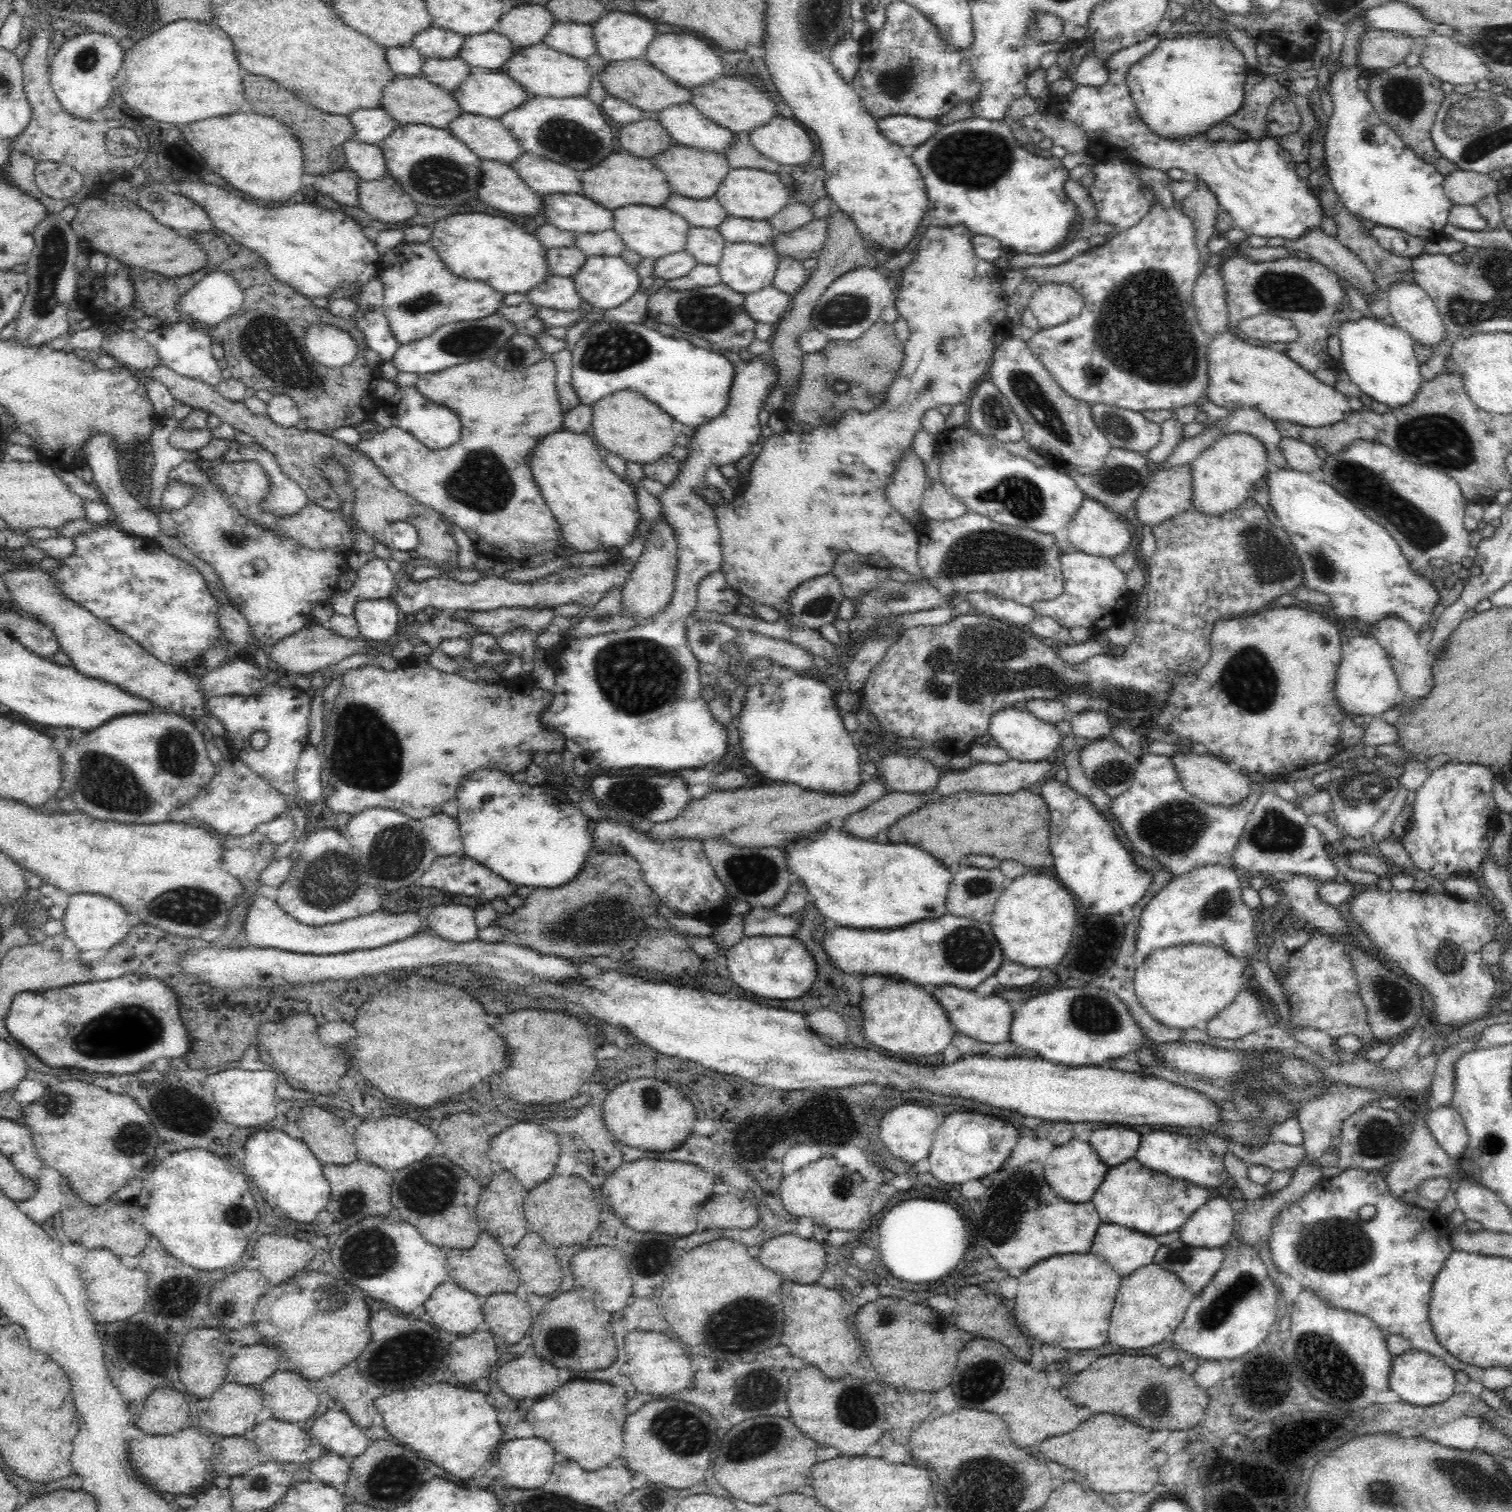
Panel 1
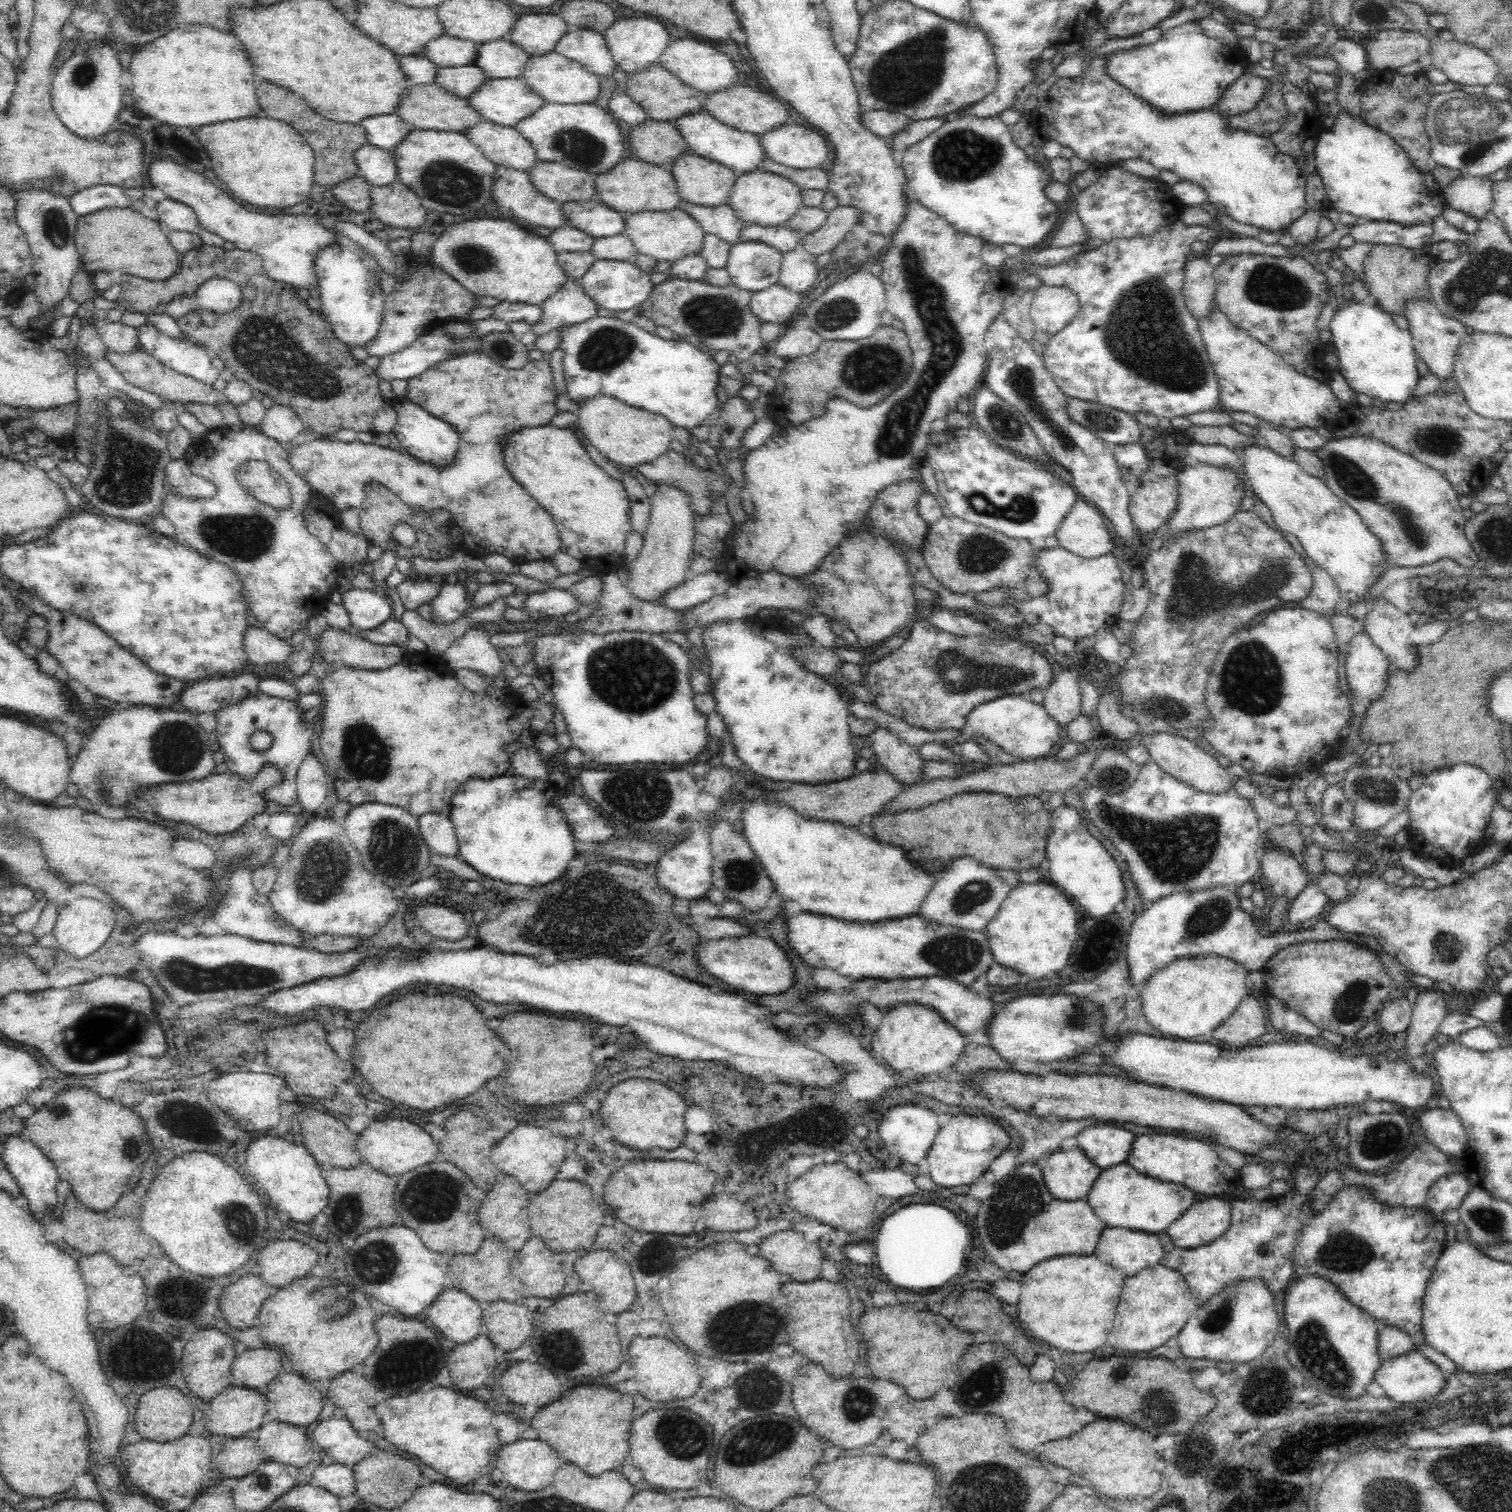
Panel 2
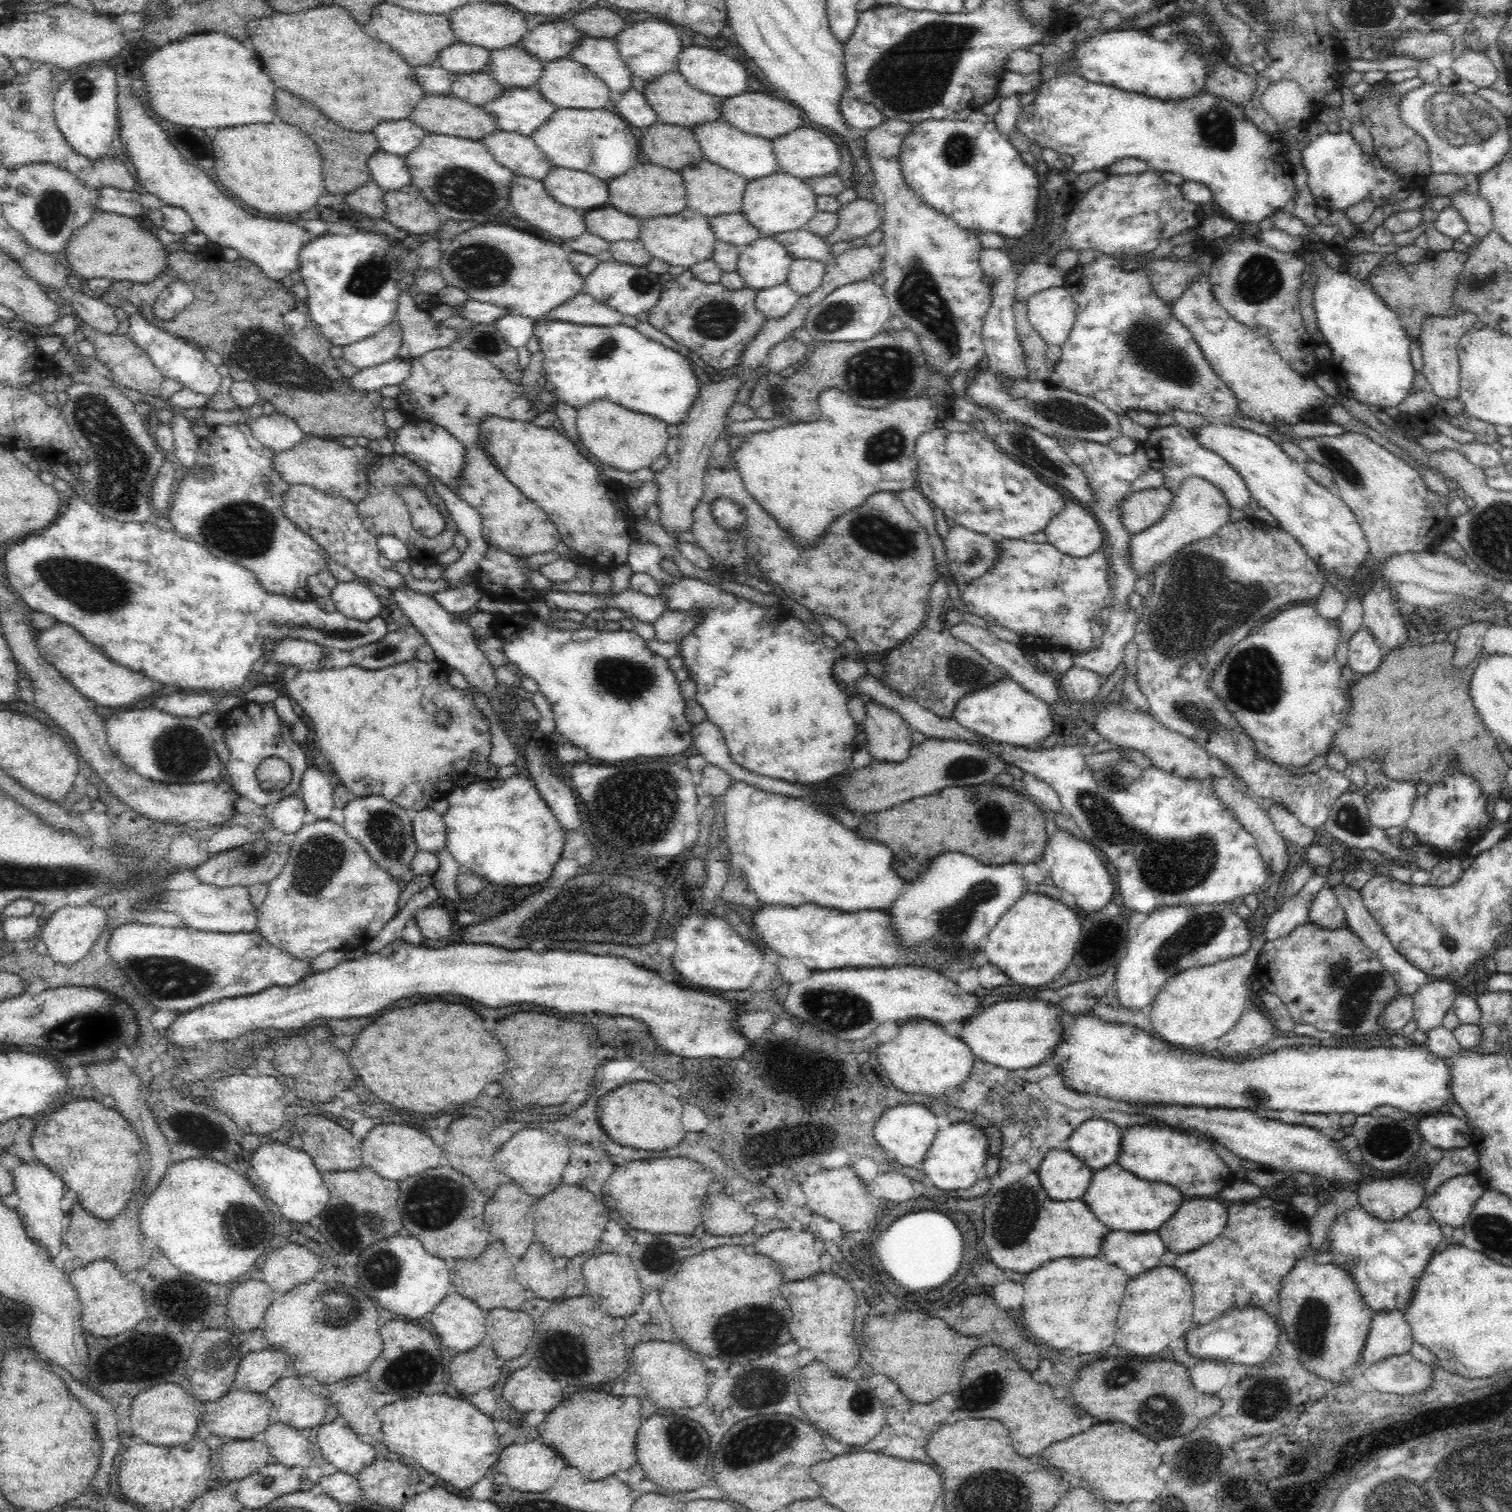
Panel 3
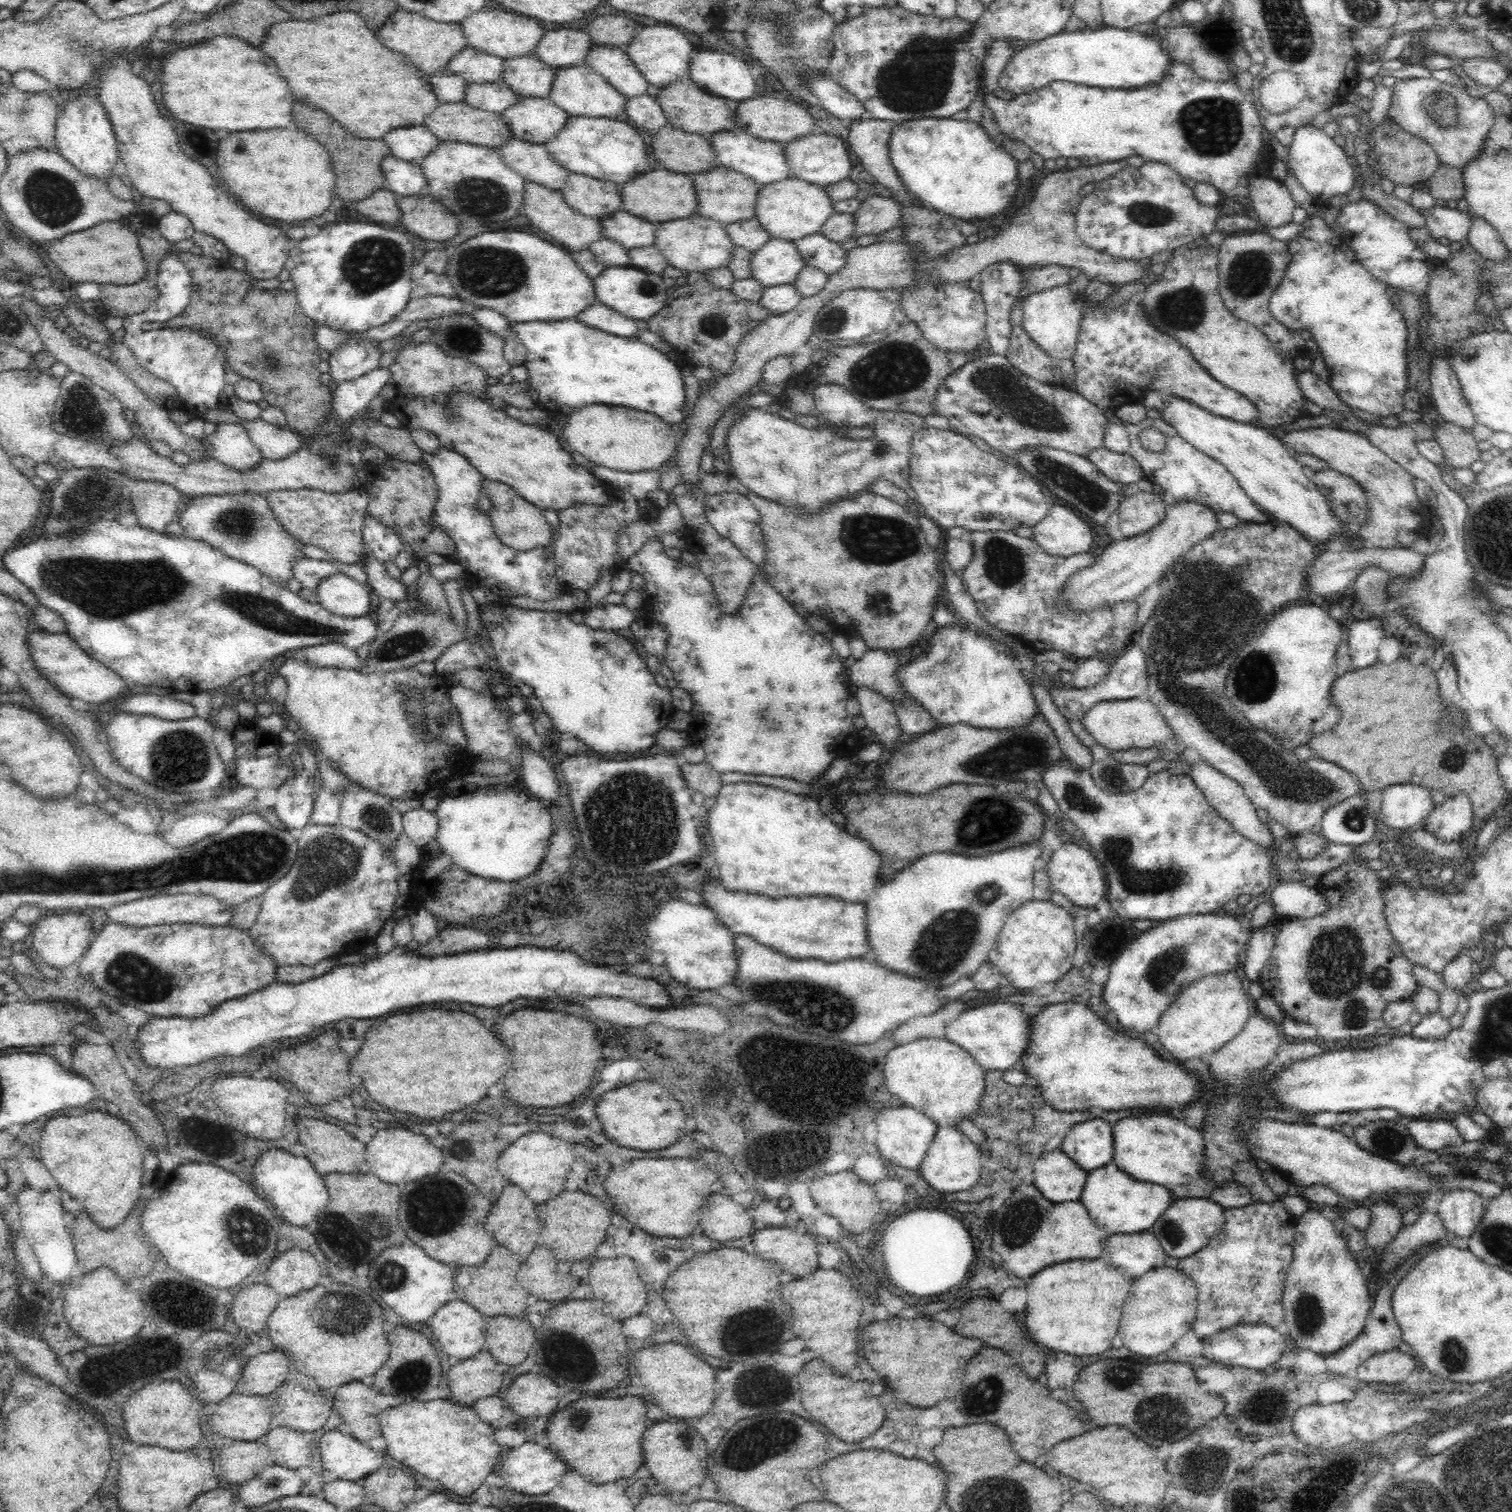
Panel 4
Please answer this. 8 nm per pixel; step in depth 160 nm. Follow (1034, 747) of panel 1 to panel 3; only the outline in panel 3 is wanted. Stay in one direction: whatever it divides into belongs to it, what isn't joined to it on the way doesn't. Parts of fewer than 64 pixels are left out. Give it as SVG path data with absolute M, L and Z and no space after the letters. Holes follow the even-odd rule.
M1002 676L996 682L964 694L952 710L952 718L973 733L998 743L1015 747L1033 748L1048 734L1058 731L1060 722L1050 712L1050 705L1020 686L1011 676Z

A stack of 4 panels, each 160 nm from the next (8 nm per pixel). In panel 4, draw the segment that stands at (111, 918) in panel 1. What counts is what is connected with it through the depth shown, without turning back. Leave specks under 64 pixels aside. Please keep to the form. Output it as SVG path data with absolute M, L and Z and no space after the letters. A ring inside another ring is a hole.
M50 912L33 925L31 933L32 946L39 958L53 968L62 970L81 958L92 939L96 938L97 931L93 929L89 916L80 912L66 912L66 914ZM52 914L60 914L60 916L52 916Z

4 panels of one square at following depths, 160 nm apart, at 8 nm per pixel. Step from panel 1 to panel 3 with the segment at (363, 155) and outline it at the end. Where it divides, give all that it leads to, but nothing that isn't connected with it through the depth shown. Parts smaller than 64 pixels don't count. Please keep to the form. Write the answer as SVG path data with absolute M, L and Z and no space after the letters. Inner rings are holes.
M380 150L372 154L367 165L371 180L377 182L382 190L400 190L412 182L405 156L399 157Z

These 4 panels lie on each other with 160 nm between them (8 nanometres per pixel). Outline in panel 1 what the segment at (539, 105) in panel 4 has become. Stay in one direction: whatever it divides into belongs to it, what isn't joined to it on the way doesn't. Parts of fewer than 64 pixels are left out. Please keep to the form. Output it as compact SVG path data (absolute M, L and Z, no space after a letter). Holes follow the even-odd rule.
M478 67L473 68L470 76L460 86L457 86L452 93L463 113L472 113L488 118L500 118L503 114L518 110L532 97L519 82L516 82L504 70Z

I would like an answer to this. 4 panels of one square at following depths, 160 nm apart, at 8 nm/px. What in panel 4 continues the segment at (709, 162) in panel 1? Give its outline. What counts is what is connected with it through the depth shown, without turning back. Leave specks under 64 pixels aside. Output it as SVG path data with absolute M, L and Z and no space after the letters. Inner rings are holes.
M720 165L706 172L694 173L691 177L698 197L698 215L714 219L723 225L747 221L755 216L760 186L745 174Z

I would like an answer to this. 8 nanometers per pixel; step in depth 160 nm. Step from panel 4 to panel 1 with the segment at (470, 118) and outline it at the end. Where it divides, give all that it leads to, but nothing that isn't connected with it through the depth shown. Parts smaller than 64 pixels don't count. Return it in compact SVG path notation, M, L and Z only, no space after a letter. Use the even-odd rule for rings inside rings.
M396 75L383 90L382 109L402 125L423 124L436 128L449 128L462 113L452 92L440 88L423 76Z

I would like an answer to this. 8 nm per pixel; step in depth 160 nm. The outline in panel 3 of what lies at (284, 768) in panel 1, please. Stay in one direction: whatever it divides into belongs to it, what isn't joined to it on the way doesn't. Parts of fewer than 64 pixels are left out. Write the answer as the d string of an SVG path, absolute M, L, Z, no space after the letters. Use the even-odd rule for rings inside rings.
M245 701L229 709L228 714L221 721L220 727L223 729L226 744L231 752L229 761L224 764L224 778L239 796L248 798L252 803L264 807L266 804L276 804L286 796L299 793L302 777L307 769L306 756L300 744L292 739L291 728L278 719L273 703ZM270 757L280 757L290 766L292 778L282 790L263 790L256 778L256 769L264 759Z

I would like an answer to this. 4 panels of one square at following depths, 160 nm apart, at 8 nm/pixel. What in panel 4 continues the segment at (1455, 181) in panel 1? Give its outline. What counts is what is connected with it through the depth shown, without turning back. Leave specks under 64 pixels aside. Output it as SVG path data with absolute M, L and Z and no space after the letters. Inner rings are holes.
M1482 218L1471 219L1470 232L1467 238L1474 250L1488 262L1503 263L1511 252L1506 243L1499 237L1497 230Z

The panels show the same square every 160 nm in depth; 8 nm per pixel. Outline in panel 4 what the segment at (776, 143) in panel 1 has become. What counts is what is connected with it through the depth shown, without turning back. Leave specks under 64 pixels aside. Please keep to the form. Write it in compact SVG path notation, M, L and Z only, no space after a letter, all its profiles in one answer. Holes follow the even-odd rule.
M814 131L784 145L789 172L795 178L825 187L846 180L850 176L852 161L844 139L839 136Z

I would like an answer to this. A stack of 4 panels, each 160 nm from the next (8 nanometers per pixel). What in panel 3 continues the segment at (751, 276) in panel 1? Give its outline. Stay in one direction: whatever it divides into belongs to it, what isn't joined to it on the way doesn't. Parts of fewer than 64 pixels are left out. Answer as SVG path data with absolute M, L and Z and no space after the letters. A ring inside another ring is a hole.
M773 236L757 238L751 245L739 251L738 274L745 280L746 286L757 291L772 288L787 282L791 264L795 258Z

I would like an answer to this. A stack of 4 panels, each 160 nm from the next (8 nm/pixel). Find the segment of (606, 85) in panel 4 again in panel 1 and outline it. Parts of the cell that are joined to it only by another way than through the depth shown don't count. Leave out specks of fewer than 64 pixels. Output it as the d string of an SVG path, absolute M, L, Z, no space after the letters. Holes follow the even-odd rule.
M543 42L531 47L516 48L515 53L504 66L504 71L534 97L584 96L592 88L590 81L592 71L587 67L587 61L558 52Z

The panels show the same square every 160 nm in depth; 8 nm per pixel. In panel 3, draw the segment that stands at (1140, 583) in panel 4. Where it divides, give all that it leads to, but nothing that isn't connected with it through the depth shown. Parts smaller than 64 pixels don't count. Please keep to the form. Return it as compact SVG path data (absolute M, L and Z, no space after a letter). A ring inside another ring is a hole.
M1188 477L1183 485L1175 492L1172 504L1164 516L1139 533L1128 538L1128 557L1137 578L1152 577L1153 570L1166 562L1175 552L1187 544L1203 538L1211 537L1224 524L1230 522L1230 505L1214 485L1200 477Z

